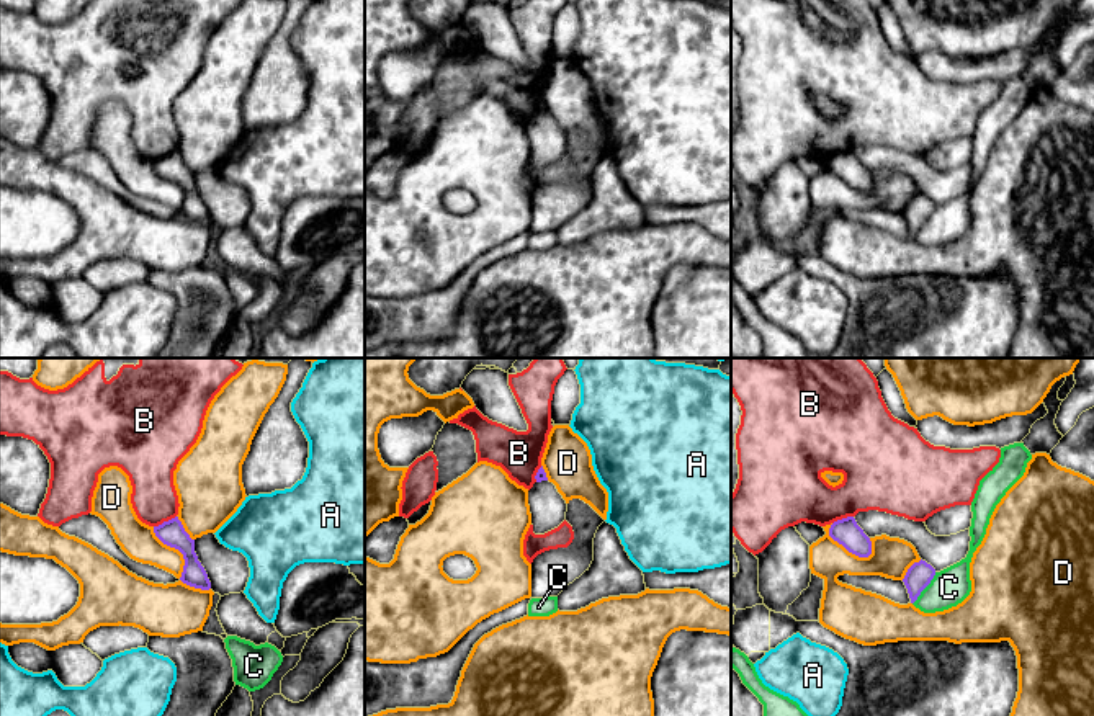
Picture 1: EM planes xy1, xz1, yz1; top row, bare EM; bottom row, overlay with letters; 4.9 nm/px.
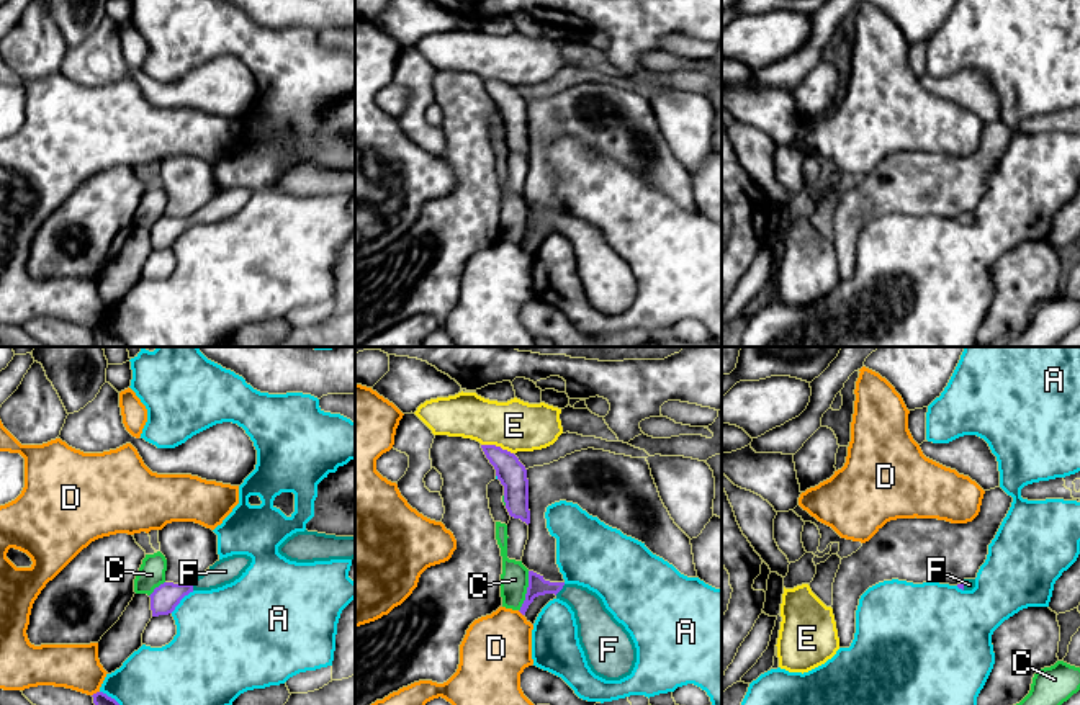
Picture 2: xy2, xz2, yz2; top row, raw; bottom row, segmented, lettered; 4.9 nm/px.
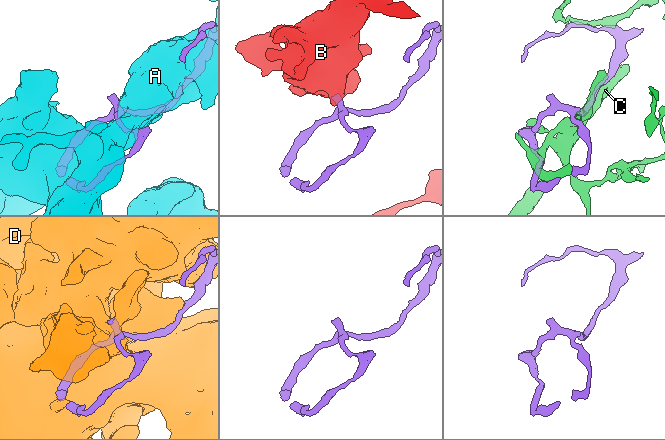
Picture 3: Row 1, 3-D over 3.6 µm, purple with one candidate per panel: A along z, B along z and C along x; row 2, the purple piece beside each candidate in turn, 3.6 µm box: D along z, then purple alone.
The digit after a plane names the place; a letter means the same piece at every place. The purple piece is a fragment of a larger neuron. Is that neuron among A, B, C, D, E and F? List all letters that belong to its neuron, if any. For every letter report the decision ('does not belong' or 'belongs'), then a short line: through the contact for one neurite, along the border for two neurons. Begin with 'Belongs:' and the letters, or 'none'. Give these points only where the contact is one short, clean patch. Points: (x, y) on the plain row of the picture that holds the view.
Belongs: F
A: does not belong
B: does not belong; line xy1 (175, 149), (154, 161)
C: does not belong
D: does not belong
E: does not belong; line xz2 (481, 77), (494, 77), (512, 87)
F: belongs; line xz2 (537, 220), (560, 223), (596, 259)

